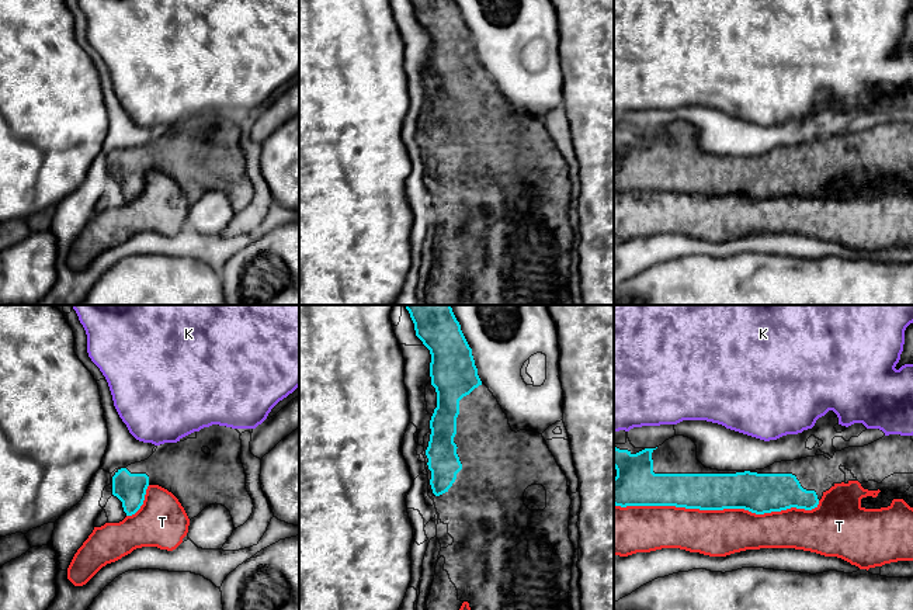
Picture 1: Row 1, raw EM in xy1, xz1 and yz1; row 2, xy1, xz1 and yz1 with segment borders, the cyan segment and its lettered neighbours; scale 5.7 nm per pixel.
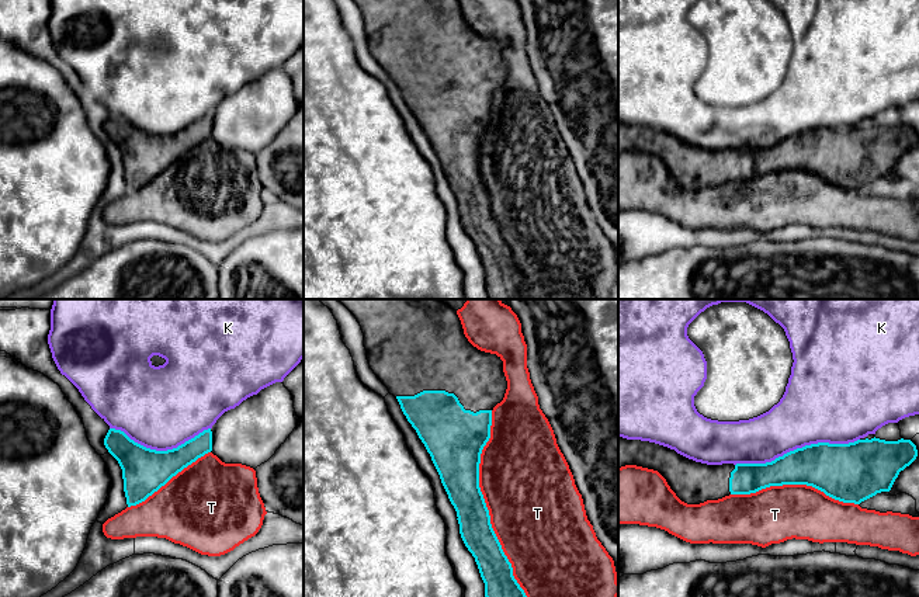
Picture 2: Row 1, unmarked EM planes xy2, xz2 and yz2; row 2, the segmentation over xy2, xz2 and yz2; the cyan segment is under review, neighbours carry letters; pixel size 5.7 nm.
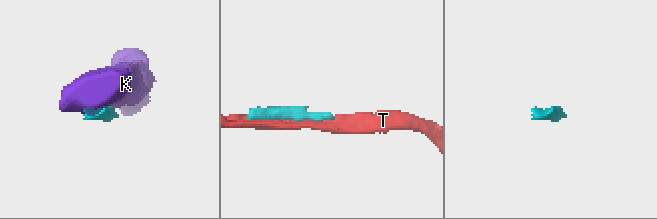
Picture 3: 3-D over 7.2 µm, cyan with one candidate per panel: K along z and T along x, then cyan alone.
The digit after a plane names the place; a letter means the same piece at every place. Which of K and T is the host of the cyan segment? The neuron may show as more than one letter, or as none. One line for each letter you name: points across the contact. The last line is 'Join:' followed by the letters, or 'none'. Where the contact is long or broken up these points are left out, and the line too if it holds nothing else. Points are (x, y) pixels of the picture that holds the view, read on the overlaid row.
Join: none

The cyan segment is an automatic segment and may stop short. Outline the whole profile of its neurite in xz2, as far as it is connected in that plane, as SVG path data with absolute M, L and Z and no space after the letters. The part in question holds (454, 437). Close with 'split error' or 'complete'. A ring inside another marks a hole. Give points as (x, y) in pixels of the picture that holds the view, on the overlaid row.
M339 299L357 319L364 333L367 360L374 374L393 395L424 444L441 483L457 511L461 538L475 558L485 583L485 597L527 597L513 576L513 568L492 528L489 510L479 487L479 464L490 438L492 410L504 398L507 381L496 354L474 347L464 334L457 310L440 299Z; split error

